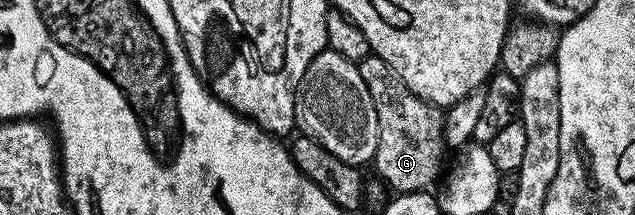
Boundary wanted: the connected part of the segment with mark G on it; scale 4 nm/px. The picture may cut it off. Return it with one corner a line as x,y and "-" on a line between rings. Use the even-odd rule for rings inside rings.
371,55
357,62
357,67
360,79
368,83
368,95
372,95
372,103
376,107
378,146
374,152
372,165
373,168
378,168
377,176
387,186
390,184
395,194
421,193
429,190
430,184
438,176
438,180
443,176
442,156
448,153
443,110
417,97
390,70
384,59

